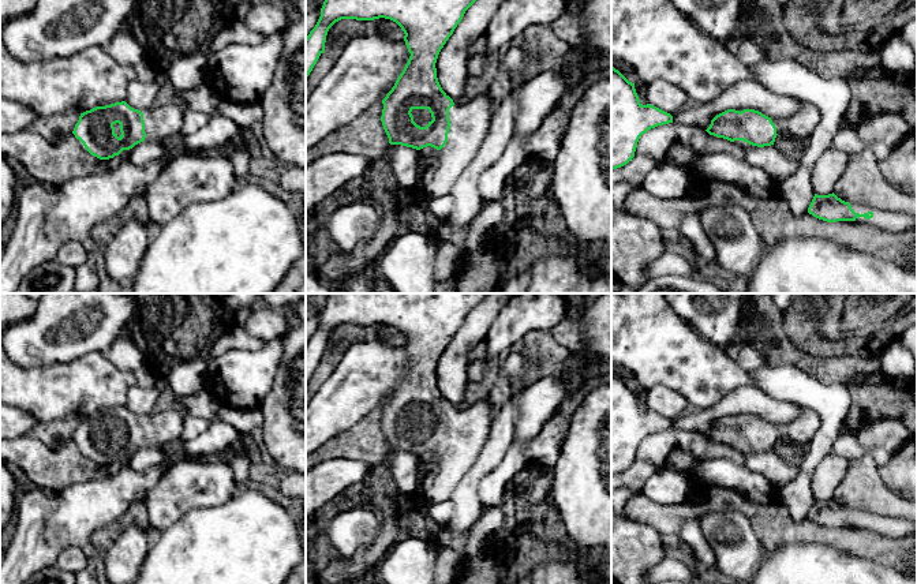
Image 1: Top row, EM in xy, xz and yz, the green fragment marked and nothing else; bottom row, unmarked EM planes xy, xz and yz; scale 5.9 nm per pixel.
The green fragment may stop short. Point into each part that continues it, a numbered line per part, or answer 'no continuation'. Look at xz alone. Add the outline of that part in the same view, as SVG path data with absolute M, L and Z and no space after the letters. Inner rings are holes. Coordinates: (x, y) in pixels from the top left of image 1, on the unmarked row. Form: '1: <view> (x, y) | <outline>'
1: xz (470, 429) | M499 394L474 404L465 411L454 409L449 415L449 439L439 456L439 472L427 493L428 503L450 499L458 482L475 463L489 437L501 405Z

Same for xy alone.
1: xy (163, 427) | M183 407L153 412L143 418L145 446L165 448L169 442L180 438L188 412Z

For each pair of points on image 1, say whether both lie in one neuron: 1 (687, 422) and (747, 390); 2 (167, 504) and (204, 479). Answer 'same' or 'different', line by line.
1: same
2: same

